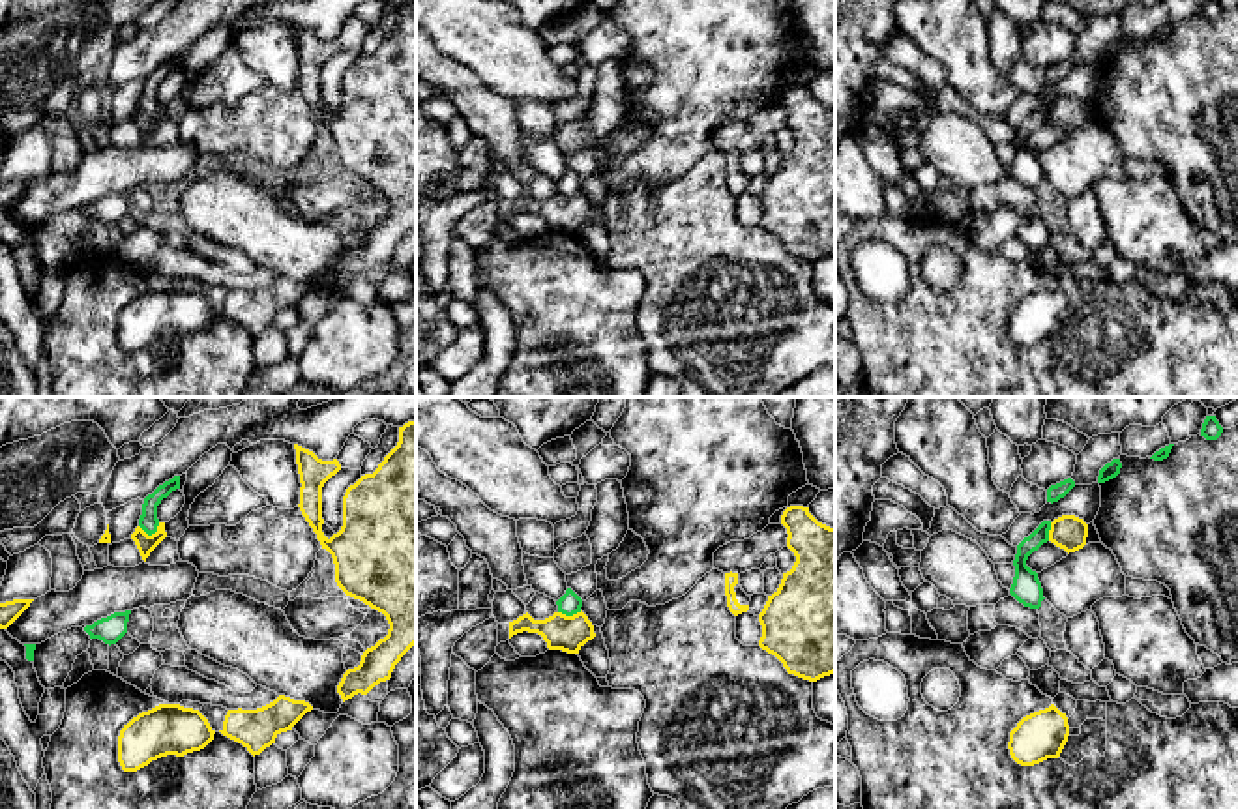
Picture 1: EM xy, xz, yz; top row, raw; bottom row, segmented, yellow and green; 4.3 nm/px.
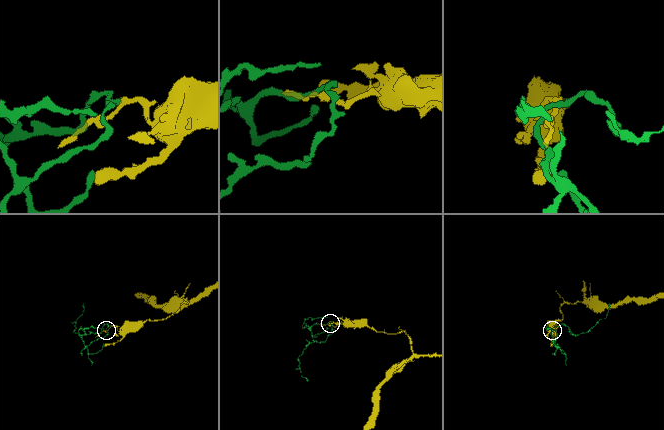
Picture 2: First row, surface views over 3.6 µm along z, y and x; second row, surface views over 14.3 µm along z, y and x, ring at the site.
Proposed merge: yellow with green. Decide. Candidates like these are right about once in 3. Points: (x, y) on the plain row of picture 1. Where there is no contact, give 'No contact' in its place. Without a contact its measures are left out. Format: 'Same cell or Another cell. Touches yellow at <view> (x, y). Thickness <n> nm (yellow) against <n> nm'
Another cell. Touches yellow at xy (152, 115). Thickness 80 nm (yellow) against 90 nm

